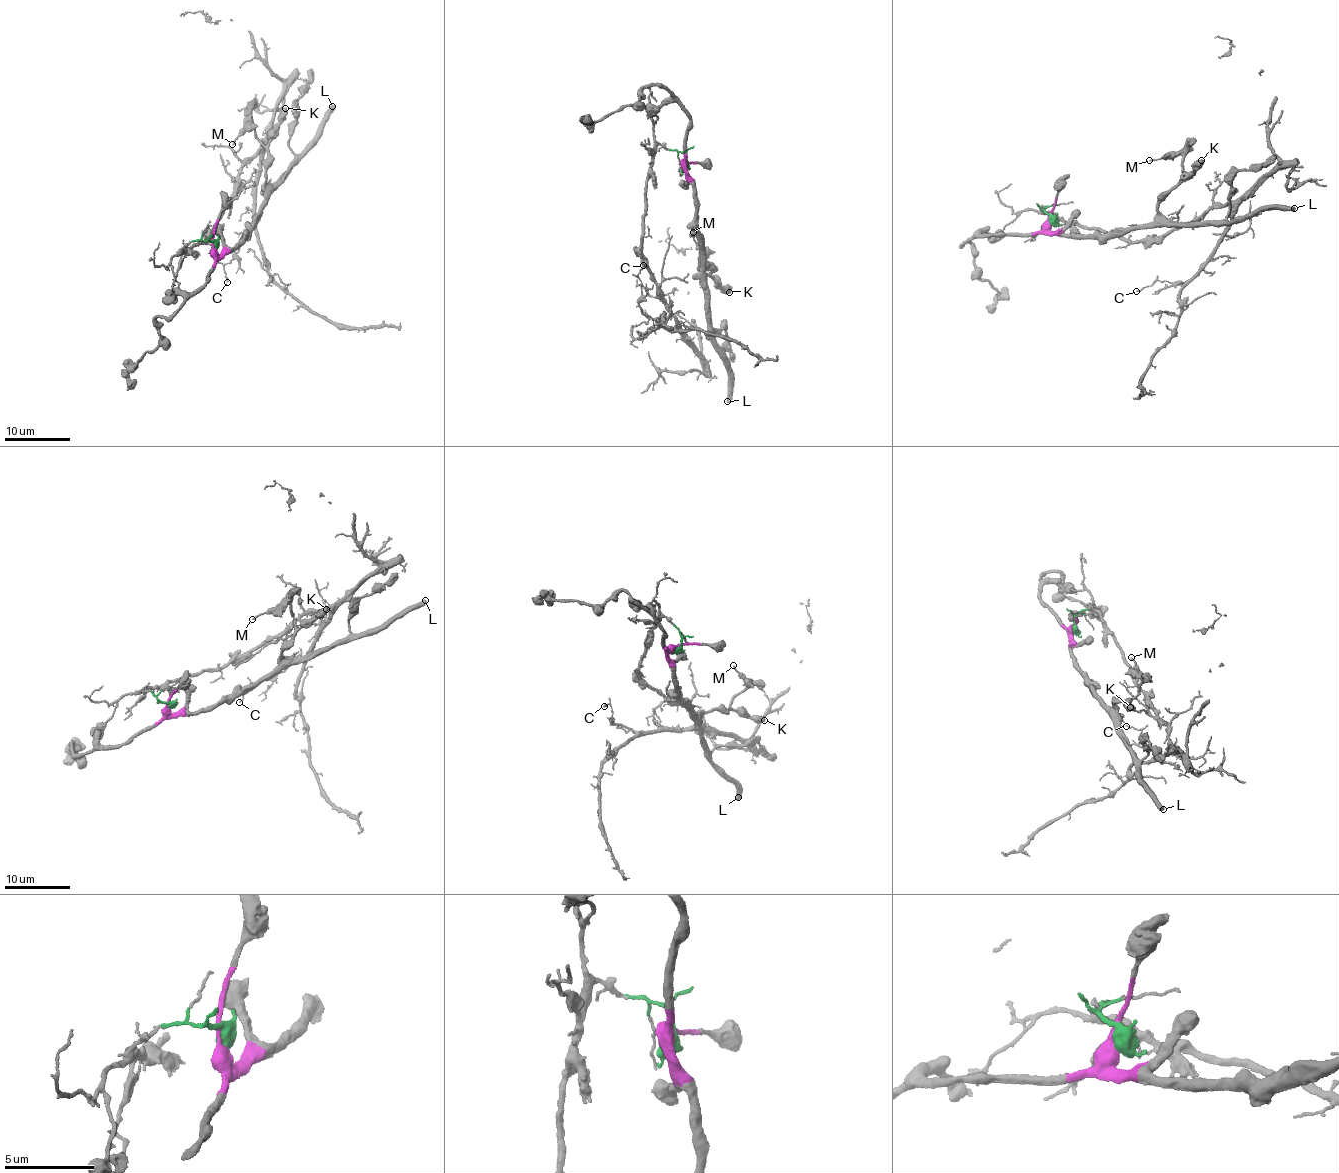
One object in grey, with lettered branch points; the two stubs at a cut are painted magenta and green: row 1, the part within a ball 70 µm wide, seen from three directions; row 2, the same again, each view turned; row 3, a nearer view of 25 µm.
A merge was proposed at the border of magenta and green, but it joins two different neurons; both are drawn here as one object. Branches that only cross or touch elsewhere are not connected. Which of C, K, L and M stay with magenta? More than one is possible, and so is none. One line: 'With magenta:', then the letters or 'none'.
With magenta: K, L, M

